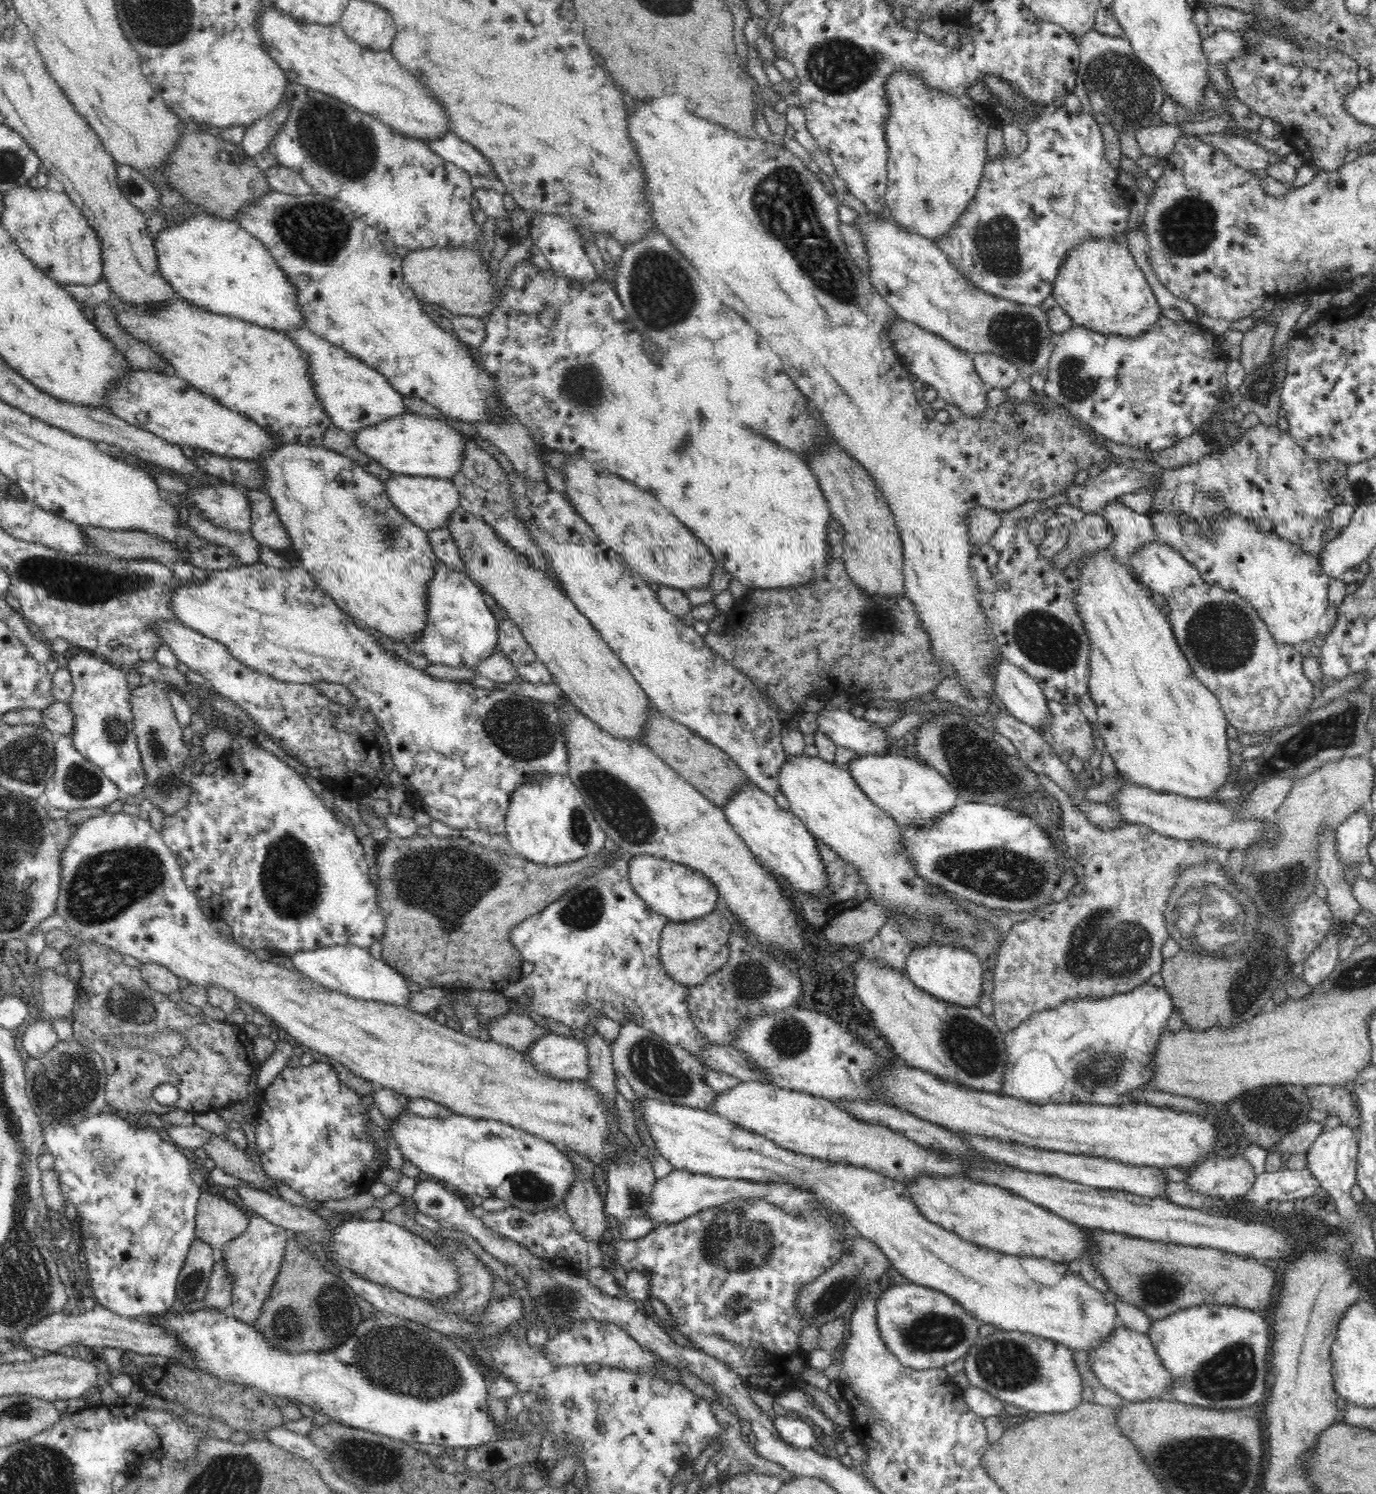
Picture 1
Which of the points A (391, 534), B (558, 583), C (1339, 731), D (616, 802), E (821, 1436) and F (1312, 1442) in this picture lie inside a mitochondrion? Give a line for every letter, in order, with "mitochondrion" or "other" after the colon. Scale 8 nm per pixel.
A: mitochondrion
B: other
C: mitochondrion
D: mitochondrion
E: other
F: other

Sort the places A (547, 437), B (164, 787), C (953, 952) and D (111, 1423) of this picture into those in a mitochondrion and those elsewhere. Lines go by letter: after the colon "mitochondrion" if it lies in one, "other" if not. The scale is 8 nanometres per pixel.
A: other
B: mitochondrion
C: other
D: other

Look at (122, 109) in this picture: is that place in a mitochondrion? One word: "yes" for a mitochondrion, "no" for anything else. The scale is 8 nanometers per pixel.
no

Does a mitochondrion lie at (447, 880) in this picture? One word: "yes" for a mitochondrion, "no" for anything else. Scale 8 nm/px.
yes

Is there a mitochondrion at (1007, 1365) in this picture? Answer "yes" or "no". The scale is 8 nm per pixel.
yes

